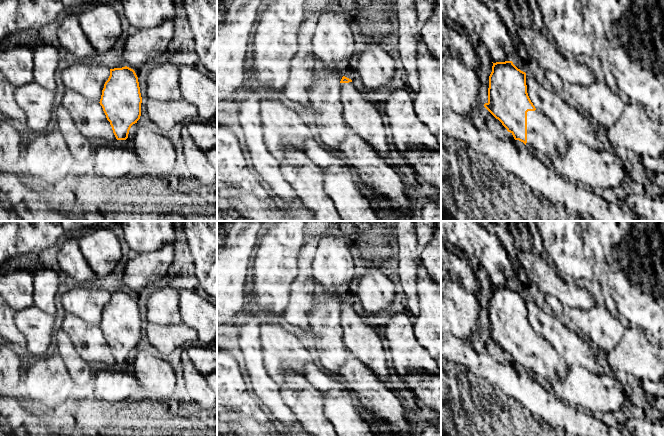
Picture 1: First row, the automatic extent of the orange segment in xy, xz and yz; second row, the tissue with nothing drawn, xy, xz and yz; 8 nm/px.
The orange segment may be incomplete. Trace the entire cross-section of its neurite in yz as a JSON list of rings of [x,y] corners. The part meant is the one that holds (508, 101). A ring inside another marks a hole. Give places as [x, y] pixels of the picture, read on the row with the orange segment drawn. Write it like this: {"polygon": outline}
{"polygon": [[[512,61],[493,63],[489,76],[488,102],[484,107],[510,132],[533,151],[546,154],[551,160],[566,154],[568,141],[552,121],[531,102],[526,85],[526,73]]]}

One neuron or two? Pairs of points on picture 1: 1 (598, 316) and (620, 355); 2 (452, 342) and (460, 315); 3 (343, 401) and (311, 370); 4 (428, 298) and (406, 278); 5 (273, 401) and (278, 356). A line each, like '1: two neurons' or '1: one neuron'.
1: two neurons
2: two neurons
3: one neuron
4: two neurons
5: two neurons

